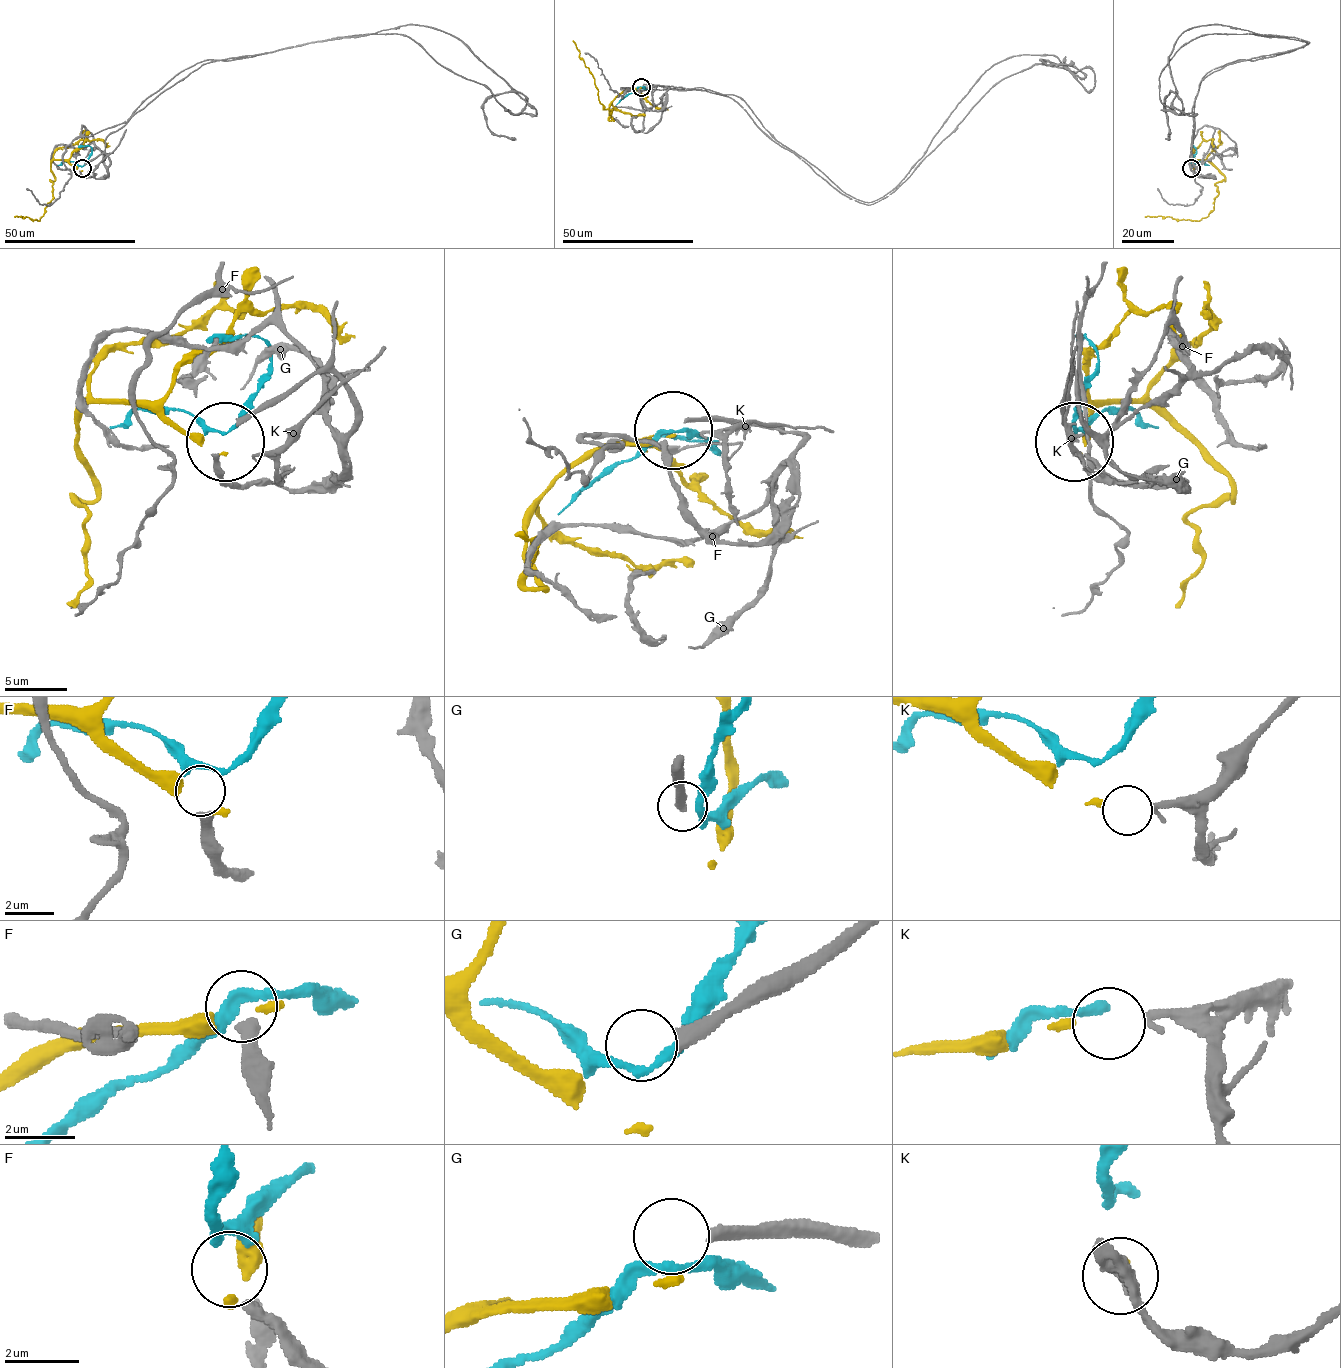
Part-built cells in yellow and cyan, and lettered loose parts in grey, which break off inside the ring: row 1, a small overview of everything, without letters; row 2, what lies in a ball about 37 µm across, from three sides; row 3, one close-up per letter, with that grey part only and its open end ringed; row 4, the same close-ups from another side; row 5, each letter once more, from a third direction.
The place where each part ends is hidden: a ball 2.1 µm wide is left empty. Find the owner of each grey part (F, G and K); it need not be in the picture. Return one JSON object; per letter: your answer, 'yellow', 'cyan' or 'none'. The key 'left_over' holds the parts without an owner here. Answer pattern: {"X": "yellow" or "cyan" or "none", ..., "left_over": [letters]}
{"F": "cyan", "G": "none", "K": "yellow", "left_over": ["G"]}

